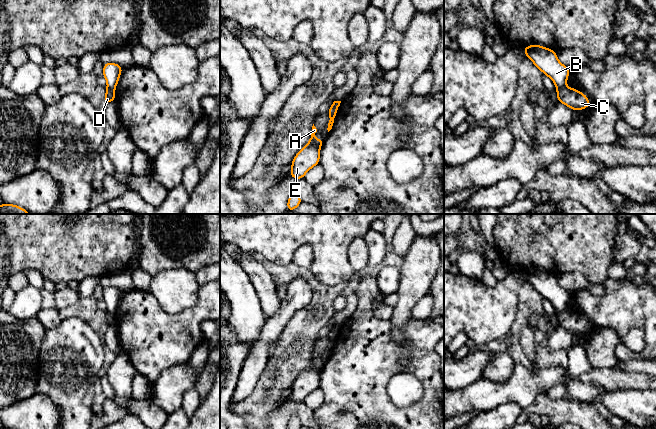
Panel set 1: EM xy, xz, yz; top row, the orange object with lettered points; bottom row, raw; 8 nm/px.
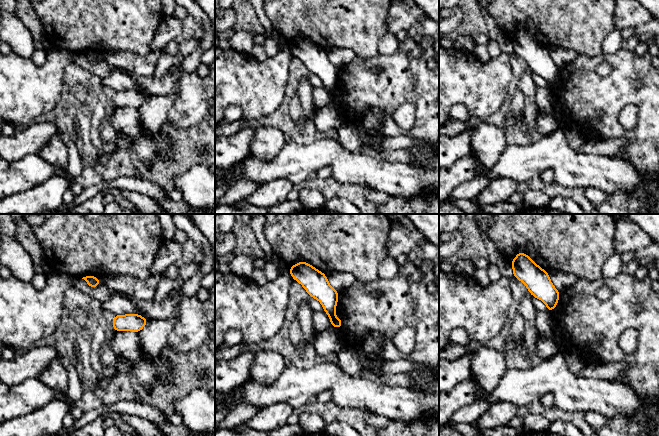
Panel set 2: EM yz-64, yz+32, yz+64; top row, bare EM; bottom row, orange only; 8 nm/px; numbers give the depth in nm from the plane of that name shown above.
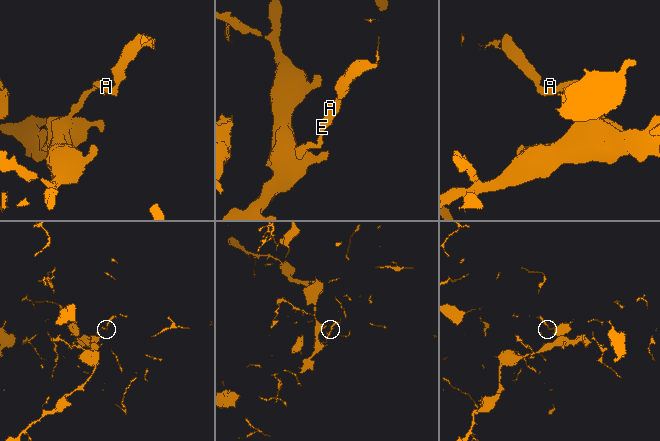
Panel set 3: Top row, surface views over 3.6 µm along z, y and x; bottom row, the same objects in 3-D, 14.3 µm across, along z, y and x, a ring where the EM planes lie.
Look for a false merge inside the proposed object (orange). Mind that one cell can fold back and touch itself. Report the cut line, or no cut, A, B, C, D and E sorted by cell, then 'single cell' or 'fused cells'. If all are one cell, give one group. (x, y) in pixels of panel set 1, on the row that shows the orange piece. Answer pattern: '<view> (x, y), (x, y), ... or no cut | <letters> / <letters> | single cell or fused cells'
yz (565, 85), (557, 92) | A C D E / B | fused cells

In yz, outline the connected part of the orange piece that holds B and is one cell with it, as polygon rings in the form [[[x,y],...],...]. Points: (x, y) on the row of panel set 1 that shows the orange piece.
[[[537,44],[530,45],[522,49],[526,54],[526,57],[554,82],[557,92],[562,87],[566,86],[570,69],[558,60],[557,53],[555,51]]]

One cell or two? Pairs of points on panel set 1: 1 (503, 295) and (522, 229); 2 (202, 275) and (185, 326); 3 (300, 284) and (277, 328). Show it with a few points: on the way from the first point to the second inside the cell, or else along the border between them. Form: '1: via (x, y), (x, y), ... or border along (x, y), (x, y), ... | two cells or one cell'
1: border along (508, 270), (518, 270), (521, 272) | two cells
2: border along (209, 281), (200, 285) | two cells
3: via (299, 295), (282, 317) | one cell

